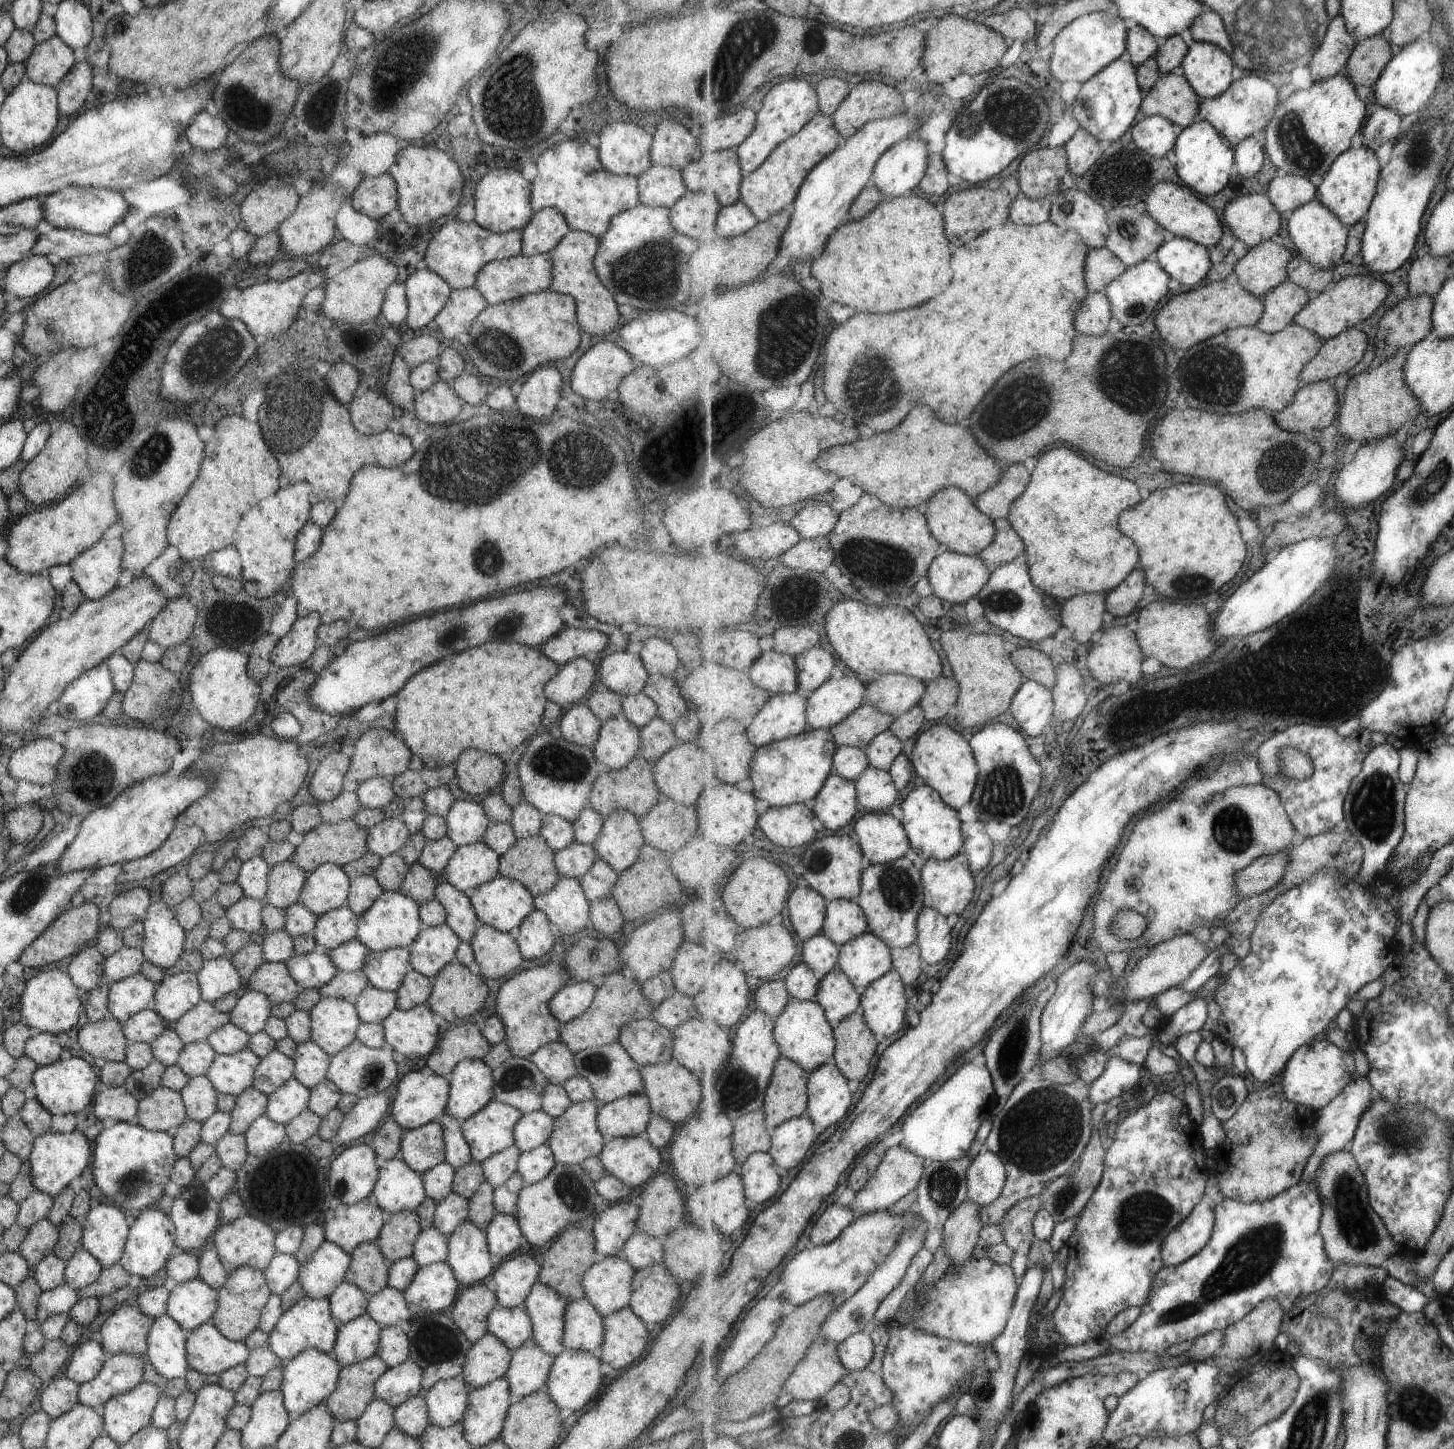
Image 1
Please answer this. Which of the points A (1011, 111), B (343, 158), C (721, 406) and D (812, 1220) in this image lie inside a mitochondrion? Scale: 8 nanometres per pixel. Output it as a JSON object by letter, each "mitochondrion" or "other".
{"A":"mitochondrion","B":"other","C":"other","D":"other"}

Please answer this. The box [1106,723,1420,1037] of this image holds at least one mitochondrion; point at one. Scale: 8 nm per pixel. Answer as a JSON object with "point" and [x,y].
{"point":[1374,806]}

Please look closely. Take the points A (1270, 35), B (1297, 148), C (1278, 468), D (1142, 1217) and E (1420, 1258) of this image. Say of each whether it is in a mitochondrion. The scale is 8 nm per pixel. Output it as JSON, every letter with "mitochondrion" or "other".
{"A":"mitochondrion","B":"mitochondrion","C":"mitochondrion","D":"mitochondrion","E":"other"}

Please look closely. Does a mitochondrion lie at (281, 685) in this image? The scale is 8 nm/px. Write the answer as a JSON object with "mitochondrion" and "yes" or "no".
{"mitochondrion":"no"}

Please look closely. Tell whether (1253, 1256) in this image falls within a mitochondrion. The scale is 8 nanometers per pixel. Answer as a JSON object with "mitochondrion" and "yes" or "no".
{"mitochondrion":"yes"}

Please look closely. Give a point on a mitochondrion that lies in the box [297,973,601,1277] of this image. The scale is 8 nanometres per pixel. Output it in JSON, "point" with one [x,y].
{"point":[572,1192]}

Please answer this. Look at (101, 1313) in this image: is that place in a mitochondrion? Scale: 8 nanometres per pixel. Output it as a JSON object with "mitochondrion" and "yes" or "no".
{"mitochondrion":"no"}

